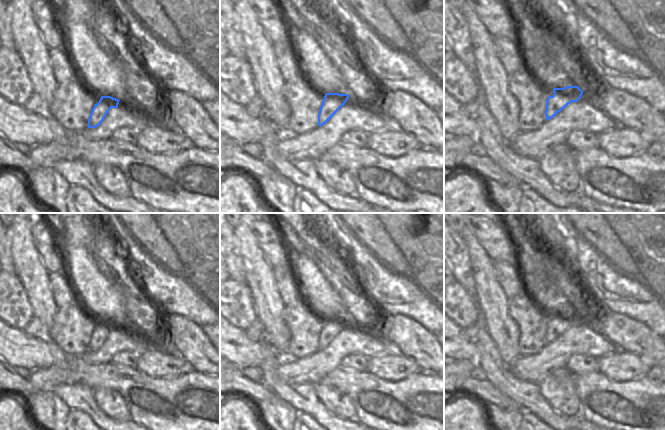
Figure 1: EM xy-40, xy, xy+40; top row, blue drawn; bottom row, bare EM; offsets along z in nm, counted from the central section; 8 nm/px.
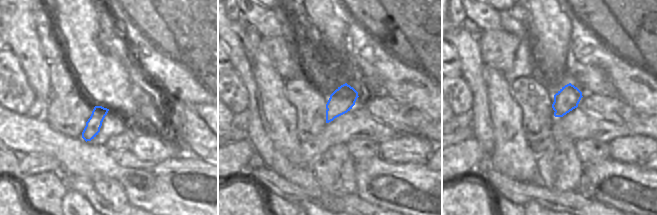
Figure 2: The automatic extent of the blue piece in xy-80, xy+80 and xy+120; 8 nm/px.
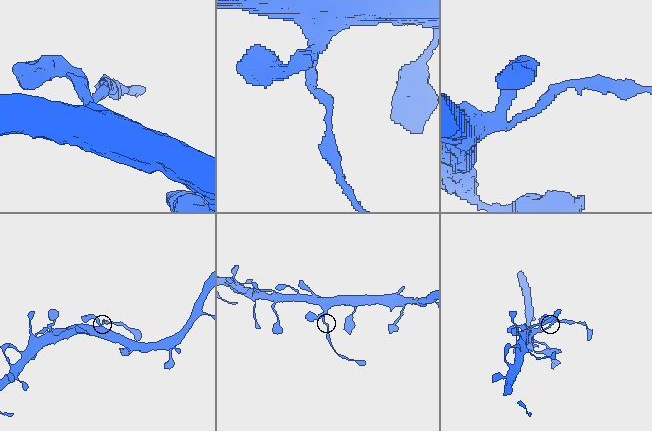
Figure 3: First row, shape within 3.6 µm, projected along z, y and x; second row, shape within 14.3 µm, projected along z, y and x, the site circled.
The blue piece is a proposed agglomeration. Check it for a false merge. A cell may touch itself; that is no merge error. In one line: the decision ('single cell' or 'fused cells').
fused cells

